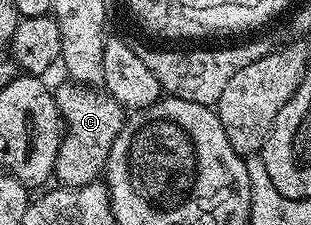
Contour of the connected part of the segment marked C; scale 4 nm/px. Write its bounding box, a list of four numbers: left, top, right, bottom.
[52,79,124,189]

